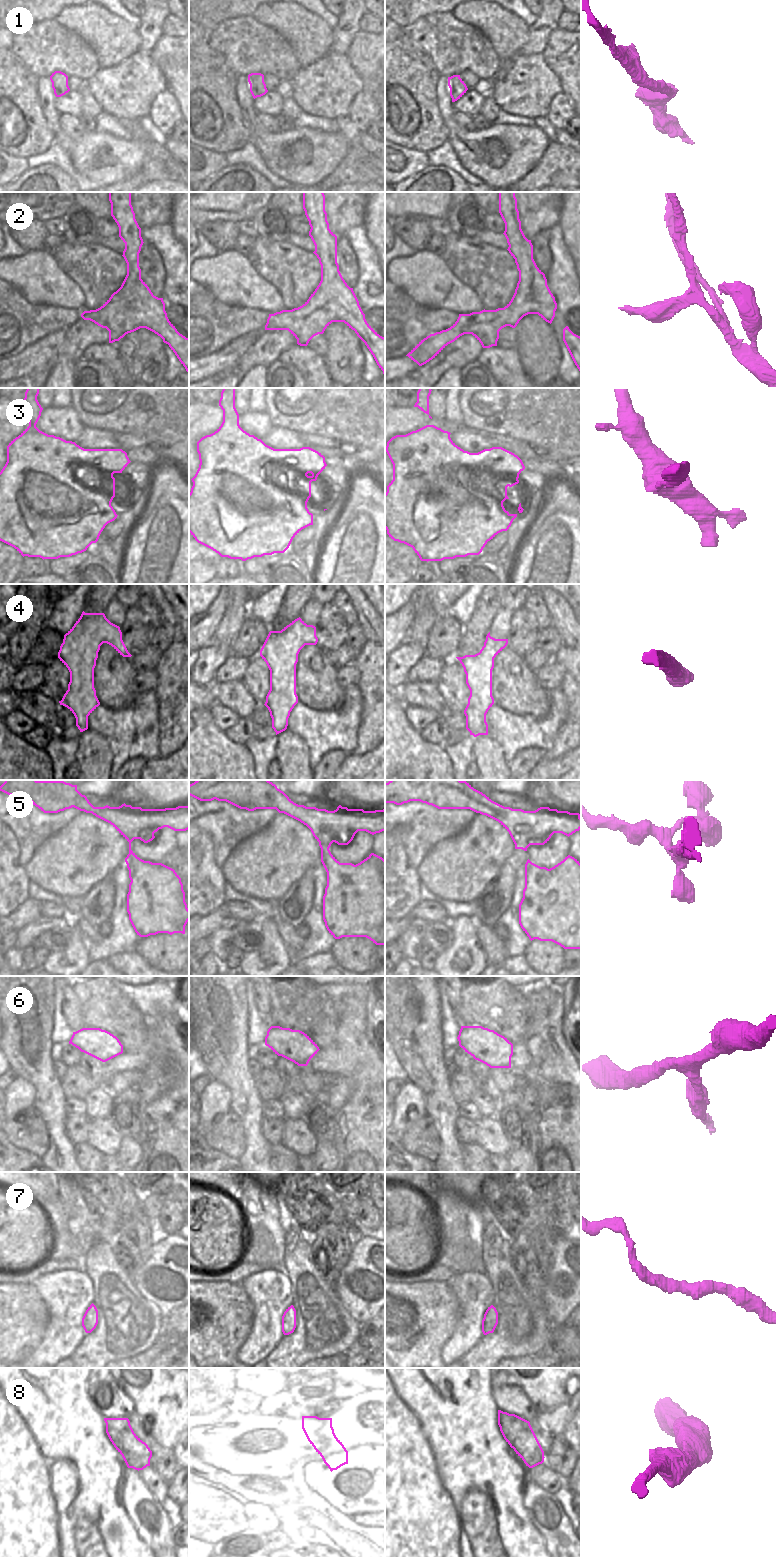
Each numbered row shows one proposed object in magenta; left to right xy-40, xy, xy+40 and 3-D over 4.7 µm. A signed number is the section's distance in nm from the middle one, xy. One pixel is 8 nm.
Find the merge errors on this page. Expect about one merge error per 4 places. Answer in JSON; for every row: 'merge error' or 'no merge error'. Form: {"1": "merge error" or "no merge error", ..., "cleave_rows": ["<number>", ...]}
{"1": "no merge error", "2": "no merge error", "3": "no merge error", "4": "no merge error", "5": "no merge error", "6": "no merge error", "7": "no merge error", "8": "no merge error", "cleave_rows": []}

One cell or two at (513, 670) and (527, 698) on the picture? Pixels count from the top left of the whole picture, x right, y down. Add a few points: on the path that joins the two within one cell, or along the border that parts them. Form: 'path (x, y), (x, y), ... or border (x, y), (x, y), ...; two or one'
path (516, 677), (516, 687), (520, 691); one

